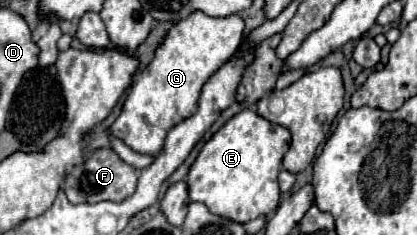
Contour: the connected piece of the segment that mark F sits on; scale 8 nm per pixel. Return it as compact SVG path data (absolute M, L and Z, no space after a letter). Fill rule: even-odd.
M98 148L94 150L82 164L74 166L64 178L64 192L70 202L102 202L102 200L124 200L134 194L136 190L136 168L122 162L120 156L112 148Z

